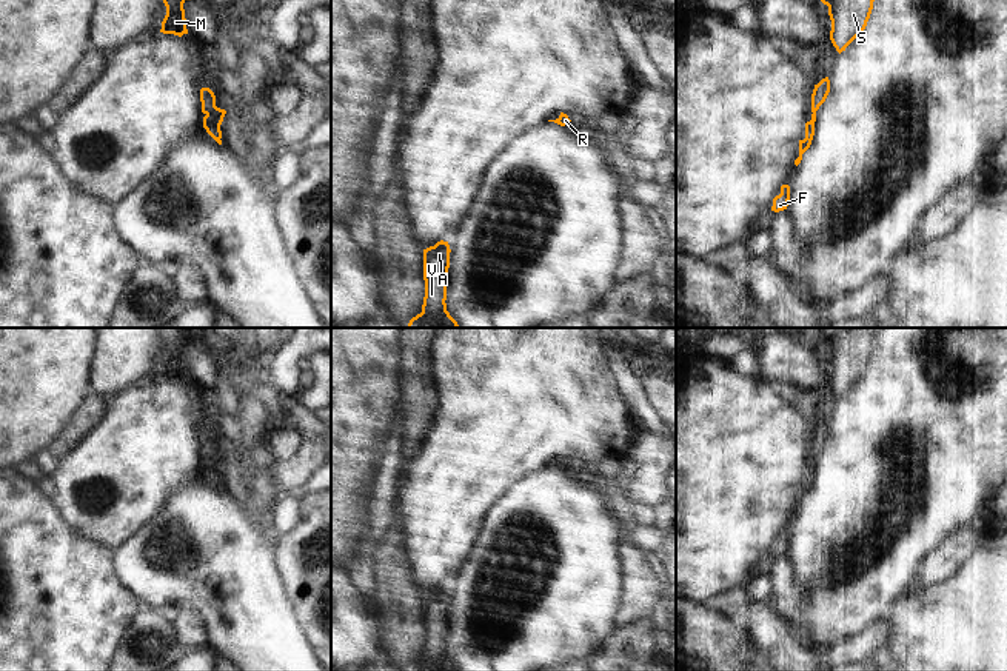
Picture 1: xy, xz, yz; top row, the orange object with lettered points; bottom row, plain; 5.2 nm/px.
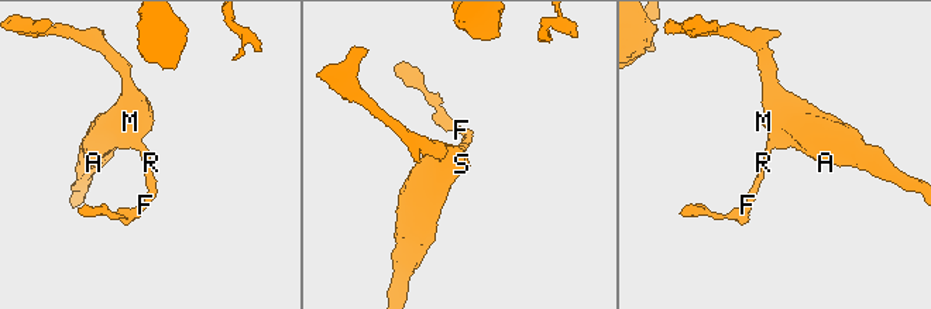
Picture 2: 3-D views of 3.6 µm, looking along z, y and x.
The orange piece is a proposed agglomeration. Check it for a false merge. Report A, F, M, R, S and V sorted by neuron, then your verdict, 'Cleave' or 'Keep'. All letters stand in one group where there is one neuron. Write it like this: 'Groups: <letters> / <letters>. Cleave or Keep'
Groups: A F M R S V. Keep.

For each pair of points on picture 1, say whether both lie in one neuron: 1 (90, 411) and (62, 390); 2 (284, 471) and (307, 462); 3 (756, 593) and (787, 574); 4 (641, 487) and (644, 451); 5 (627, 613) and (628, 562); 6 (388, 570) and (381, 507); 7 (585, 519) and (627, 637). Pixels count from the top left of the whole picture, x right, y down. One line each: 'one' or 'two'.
1: two
2: one
3: two
4: one
5: one
6: two
7: two

